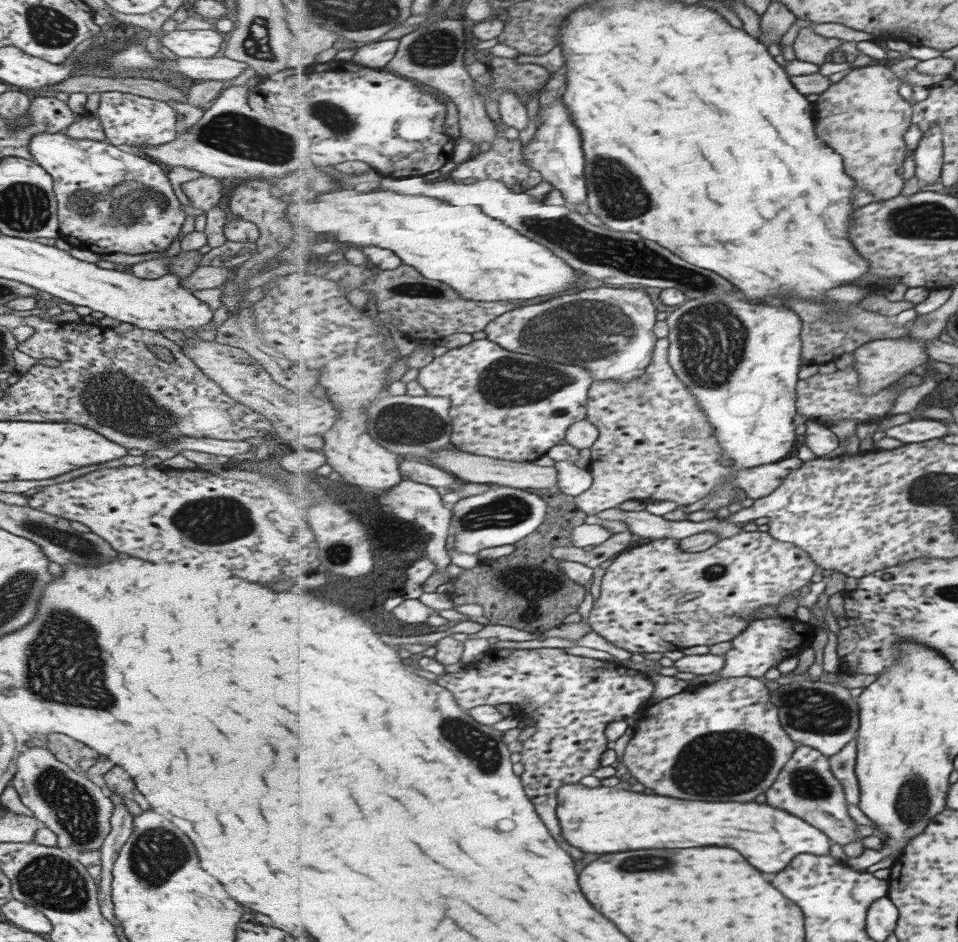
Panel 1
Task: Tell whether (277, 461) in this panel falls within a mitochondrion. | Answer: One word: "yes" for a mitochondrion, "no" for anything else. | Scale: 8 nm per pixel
no

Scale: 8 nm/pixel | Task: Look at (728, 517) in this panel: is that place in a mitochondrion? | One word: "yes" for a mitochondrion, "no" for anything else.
no

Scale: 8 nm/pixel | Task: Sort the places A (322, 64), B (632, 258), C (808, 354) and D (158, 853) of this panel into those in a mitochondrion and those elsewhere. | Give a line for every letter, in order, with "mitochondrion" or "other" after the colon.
A: other
B: mitochondrion
C: other
D: mitochondrion

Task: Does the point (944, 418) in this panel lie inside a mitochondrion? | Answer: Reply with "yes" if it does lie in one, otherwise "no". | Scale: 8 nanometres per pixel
no

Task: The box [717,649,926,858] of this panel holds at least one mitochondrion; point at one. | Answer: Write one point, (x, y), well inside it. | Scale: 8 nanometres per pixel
(808, 710)

